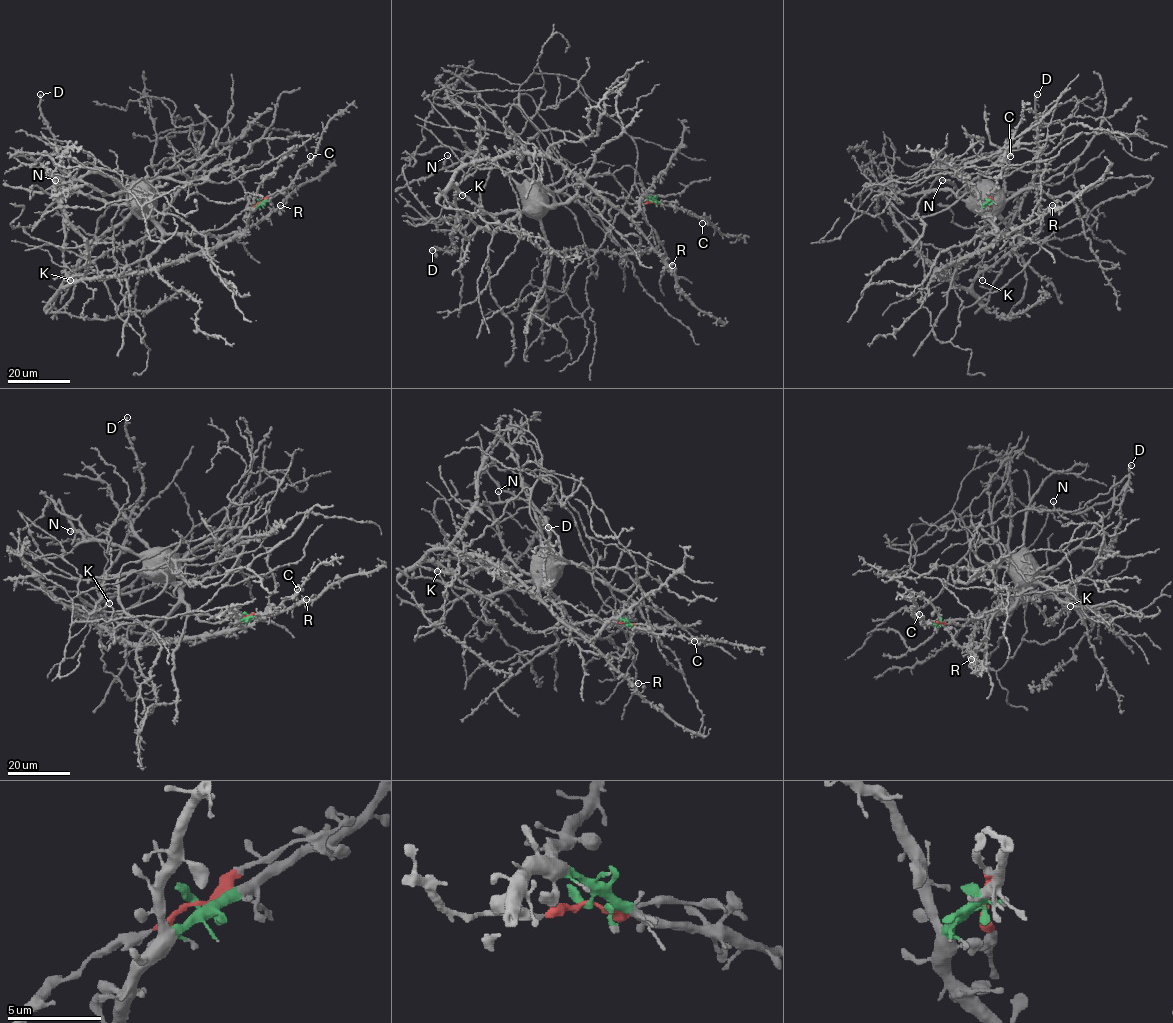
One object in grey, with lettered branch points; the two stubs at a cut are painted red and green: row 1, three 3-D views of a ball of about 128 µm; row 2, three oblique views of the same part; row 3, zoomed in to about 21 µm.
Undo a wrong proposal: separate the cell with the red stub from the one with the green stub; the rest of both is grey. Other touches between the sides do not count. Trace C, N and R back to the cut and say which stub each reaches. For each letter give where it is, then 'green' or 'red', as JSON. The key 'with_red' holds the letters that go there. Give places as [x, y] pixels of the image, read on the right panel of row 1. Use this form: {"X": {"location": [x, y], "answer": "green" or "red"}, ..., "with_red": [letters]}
{"C": {"location": [1010, 156], "answer": "green"}, "N": {"location": [942, 180], "answer": "red"}, "R": {"location": [1052, 205], "answer": "green"}, "with_red": ["N"]}

